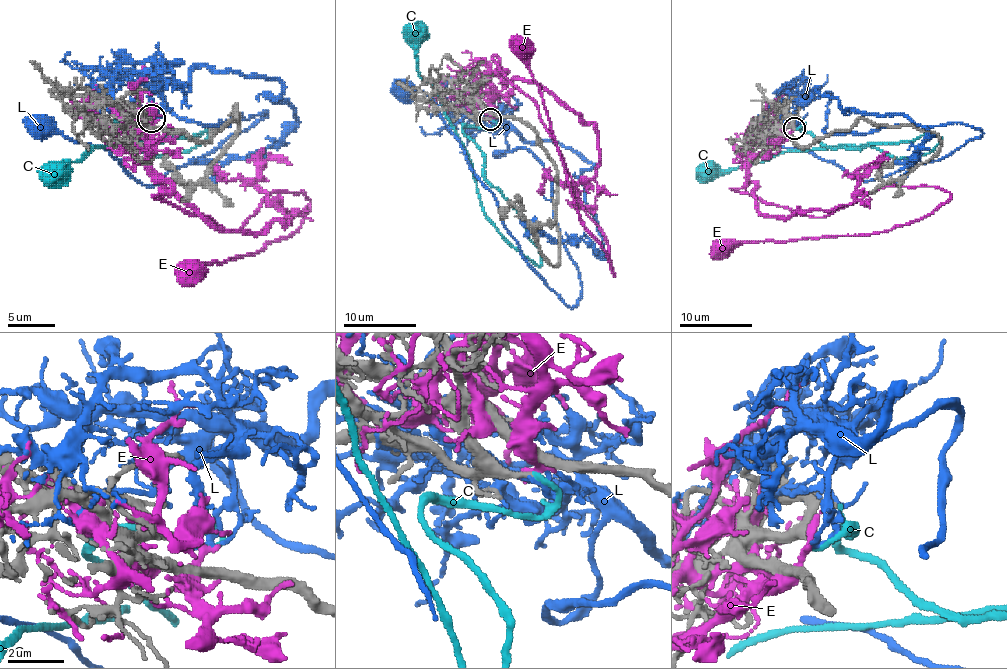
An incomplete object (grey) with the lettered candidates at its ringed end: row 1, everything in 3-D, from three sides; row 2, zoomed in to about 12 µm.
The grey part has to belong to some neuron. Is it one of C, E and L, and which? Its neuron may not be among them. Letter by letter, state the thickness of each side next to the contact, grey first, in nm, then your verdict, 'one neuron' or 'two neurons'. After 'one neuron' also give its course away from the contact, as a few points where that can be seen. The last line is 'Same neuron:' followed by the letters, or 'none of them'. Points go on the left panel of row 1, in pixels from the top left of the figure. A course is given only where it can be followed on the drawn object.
C: calibres 240 and 190 nm; one neuron; course (151, 117), (114, 120), (142, 143), (214, 127), (188, 150), (151, 157), (135, 141), (93, 148), (60, 173)
E: calibres 240 and 360 nm; two neurons
L: calibres 280 and 240 nm; two neurons
Same neuron: C

